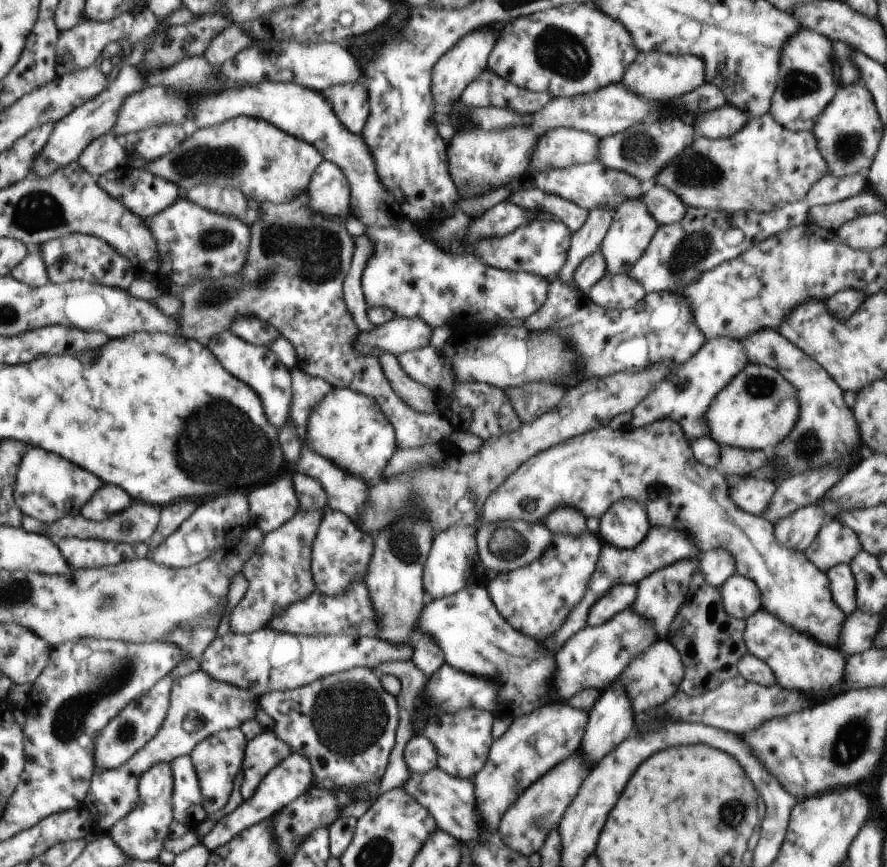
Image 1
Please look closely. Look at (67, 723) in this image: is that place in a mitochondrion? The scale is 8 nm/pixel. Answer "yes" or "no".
yes

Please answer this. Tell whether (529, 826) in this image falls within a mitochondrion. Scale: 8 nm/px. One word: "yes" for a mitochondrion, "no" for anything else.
yes

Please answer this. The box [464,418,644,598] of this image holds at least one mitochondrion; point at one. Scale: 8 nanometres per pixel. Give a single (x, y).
(506, 543)

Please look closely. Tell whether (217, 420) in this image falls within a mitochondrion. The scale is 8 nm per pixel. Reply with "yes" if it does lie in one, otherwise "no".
yes

